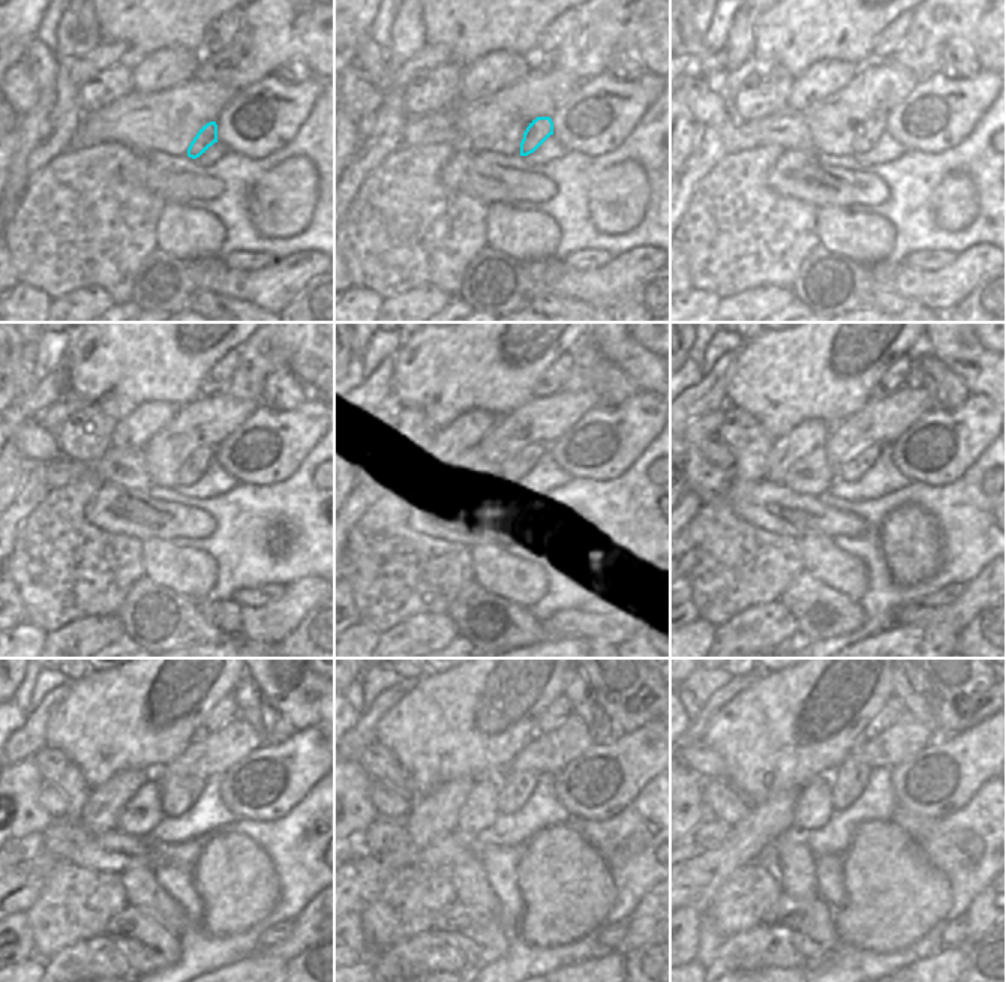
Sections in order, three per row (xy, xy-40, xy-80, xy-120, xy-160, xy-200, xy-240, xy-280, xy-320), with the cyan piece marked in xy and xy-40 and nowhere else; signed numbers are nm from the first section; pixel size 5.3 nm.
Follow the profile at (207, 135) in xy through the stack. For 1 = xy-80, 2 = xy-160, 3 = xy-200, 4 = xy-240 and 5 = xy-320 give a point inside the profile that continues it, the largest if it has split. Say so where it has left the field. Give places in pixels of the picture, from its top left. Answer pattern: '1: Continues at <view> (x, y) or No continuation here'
1: Continues at xy-80 (874, 128)
2: Continues at xy-160 (522, 468)
3: Continues at xy-200 (859, 464)
4: Continues at xy-240 (177, 796)
5: Continues at xy-320 (850, 778).

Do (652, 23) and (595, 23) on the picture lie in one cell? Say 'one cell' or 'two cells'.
one cell

